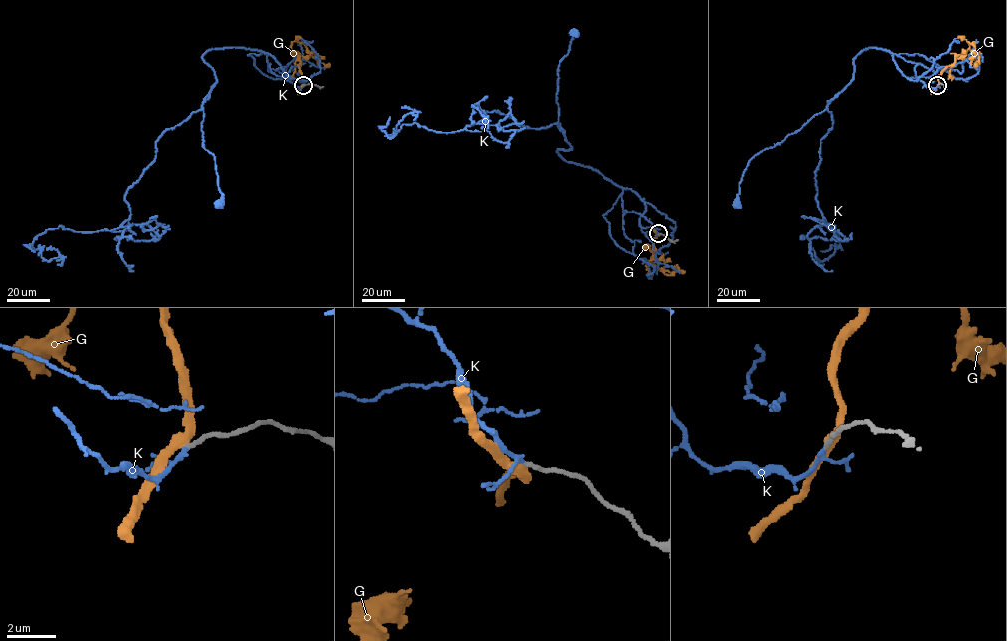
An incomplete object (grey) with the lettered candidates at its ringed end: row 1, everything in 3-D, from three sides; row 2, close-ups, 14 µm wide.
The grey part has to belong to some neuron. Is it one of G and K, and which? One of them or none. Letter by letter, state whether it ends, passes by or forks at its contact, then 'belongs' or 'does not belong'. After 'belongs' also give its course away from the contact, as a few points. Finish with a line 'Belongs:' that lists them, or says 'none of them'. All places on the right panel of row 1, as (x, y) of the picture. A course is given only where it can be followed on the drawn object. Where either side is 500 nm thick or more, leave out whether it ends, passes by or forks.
G: it passes by | does not belong
K: it passes by | belongs | via (937, 86), (915, 75), (917, 63), (863, 49), (826, 107), (749, 161), (736, 205)
Belongs: K

